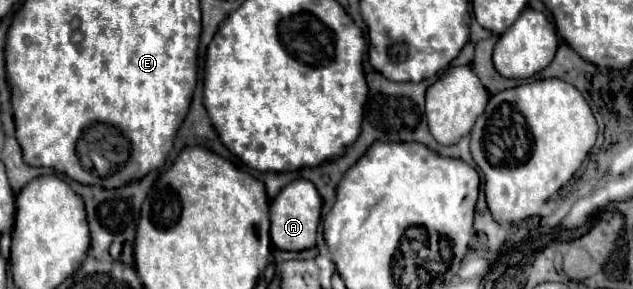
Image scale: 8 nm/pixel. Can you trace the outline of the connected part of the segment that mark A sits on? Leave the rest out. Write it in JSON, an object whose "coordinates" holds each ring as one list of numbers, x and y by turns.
{"coordinates":[[296,179,288,183,270,205,270,221,272,221,270,237,274,245,282,251,304,251,304,249,314,247,316,229,320,223,320,209,322,209,322,199,314,183,306,179]]}

